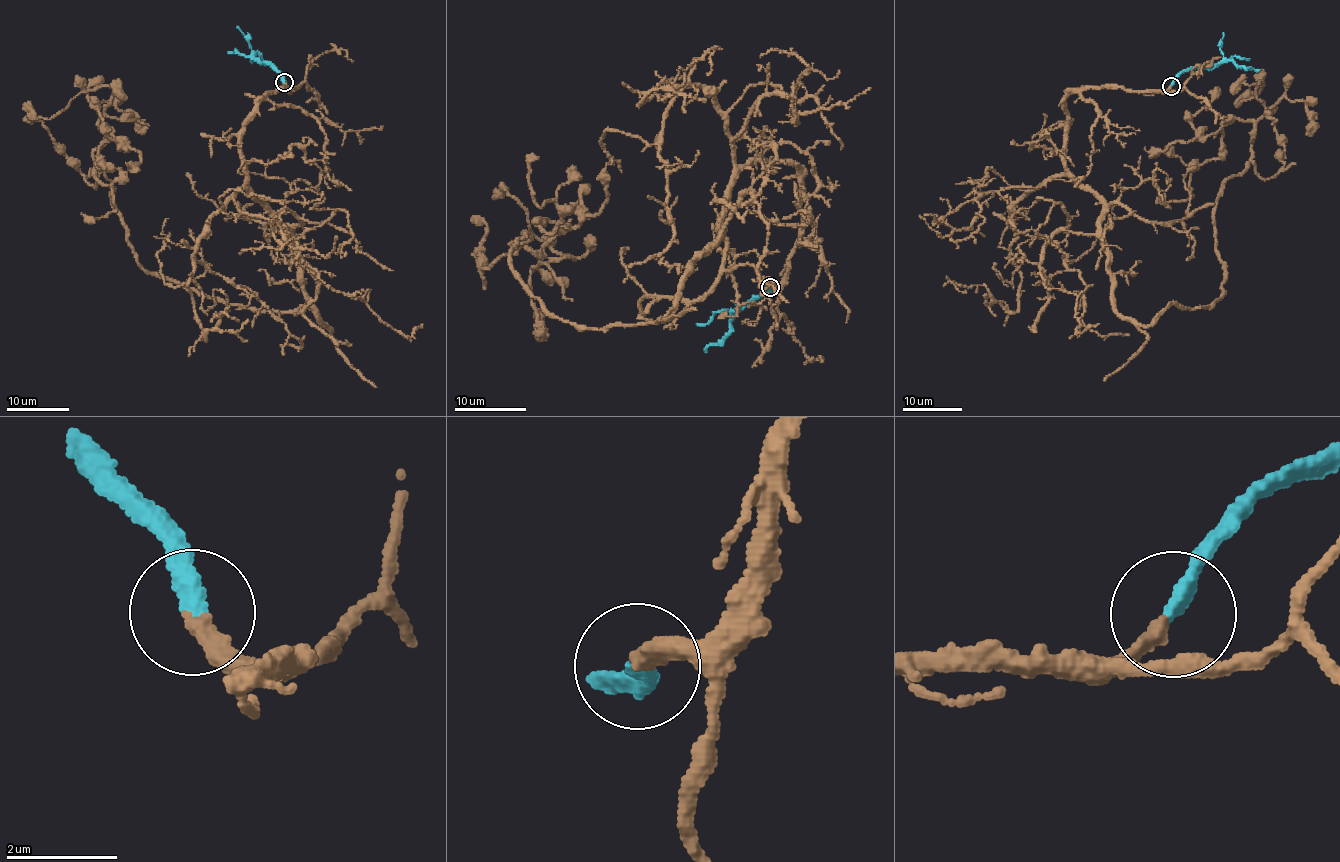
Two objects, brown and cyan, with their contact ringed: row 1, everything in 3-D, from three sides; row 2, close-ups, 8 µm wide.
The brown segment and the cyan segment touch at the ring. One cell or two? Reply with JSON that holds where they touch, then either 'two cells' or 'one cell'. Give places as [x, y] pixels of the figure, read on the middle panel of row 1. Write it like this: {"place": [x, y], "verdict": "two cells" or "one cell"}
{"place": [770, 287], "verdict": "one cell"}

